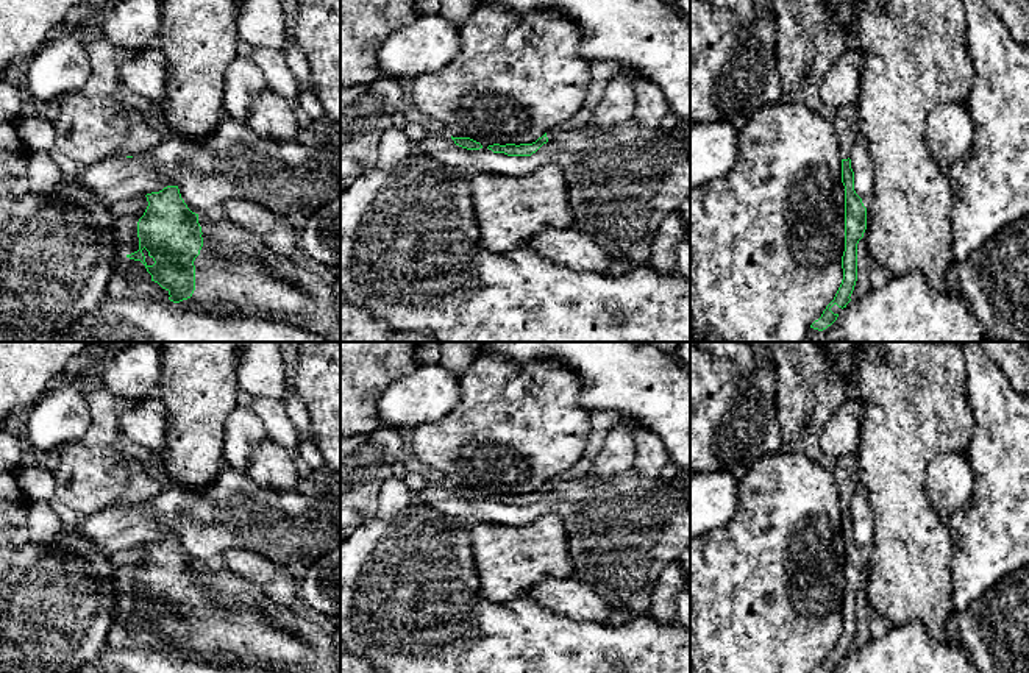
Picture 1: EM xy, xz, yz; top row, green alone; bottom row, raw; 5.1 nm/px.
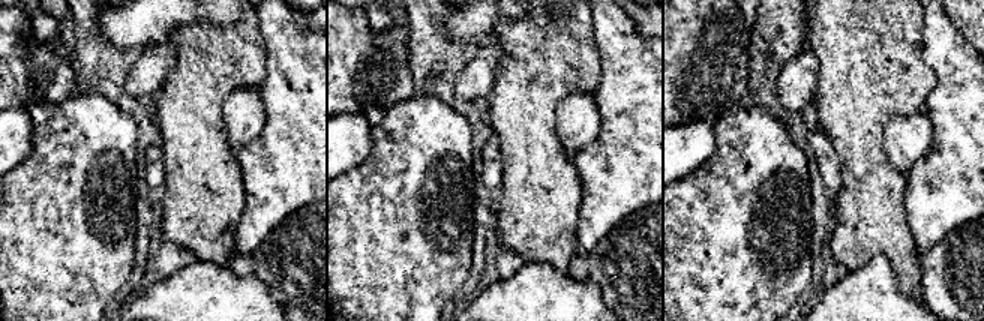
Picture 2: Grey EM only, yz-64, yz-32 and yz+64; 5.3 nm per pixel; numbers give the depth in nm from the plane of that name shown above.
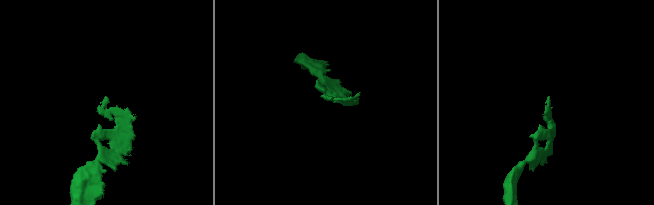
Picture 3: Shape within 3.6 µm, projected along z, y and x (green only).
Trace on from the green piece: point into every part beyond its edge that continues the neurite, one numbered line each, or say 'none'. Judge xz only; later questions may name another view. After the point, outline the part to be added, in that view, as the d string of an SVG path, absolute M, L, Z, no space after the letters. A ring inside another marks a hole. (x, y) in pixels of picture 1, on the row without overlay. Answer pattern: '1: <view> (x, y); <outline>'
1: xz (603, 422); M612 411L592 412L590 433L589 433L587 445L581 459L567 472L551 478L547 482L548 490L556 489L564 481L587 478L596 456L603 450L603 445L609 433L621 422L621 418L623 418L623 414L617 414Z

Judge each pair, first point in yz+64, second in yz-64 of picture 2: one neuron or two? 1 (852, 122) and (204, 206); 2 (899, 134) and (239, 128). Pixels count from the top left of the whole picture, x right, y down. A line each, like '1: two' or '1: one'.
1: one
2: one

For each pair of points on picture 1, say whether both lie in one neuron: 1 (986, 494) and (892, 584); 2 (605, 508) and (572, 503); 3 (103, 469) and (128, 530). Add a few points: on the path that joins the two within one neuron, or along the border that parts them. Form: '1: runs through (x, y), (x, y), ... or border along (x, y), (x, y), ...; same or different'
1: border along (945, 523), (953, 548), (948, 567); different
2: runs through (597, 508), (580, 505); same
3: border along (110, 505), (80, 517); different

